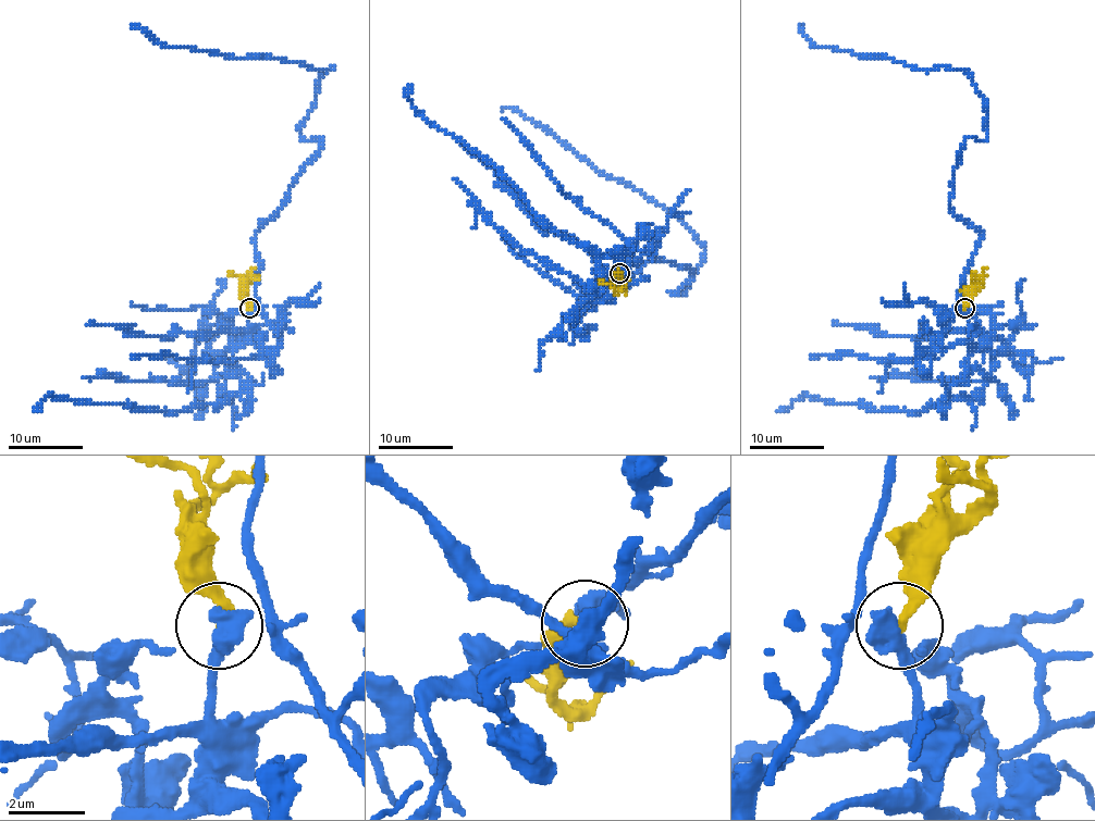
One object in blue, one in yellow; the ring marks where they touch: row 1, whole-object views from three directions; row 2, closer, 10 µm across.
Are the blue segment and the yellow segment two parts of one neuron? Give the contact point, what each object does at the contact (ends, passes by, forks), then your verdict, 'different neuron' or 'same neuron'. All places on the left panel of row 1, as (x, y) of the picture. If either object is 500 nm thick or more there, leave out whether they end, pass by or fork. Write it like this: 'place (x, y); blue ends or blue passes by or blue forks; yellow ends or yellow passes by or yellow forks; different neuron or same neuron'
place (249, 308); blue passes by; yellow ends; same neuron

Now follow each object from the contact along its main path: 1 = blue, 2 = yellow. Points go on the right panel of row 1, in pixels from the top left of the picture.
1: (963, 309), (940, 351), (981, 232), (952, 211), (954, 165), (986, 103), (963, 70), (802, 25)
2: (966, 309), (969, 297), (981, 288), (981, 275), (986, 268)

